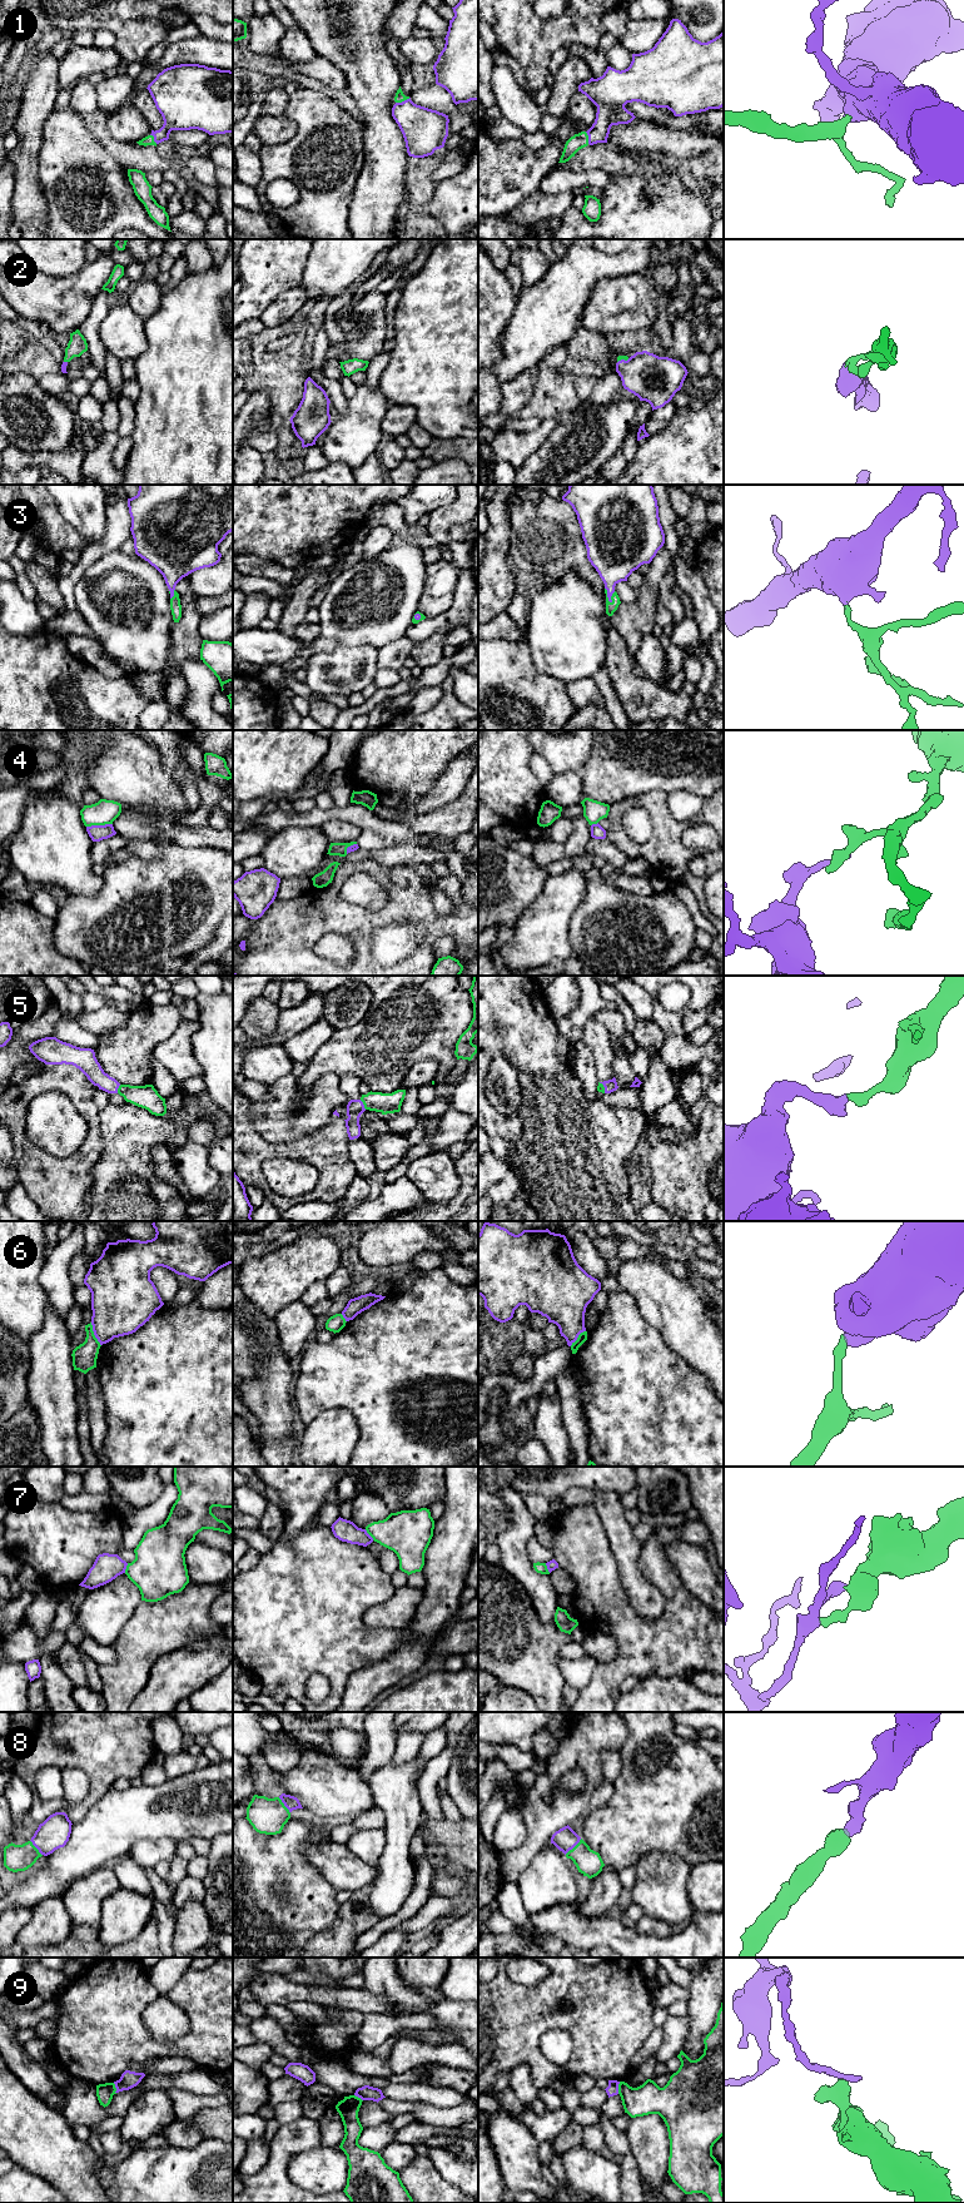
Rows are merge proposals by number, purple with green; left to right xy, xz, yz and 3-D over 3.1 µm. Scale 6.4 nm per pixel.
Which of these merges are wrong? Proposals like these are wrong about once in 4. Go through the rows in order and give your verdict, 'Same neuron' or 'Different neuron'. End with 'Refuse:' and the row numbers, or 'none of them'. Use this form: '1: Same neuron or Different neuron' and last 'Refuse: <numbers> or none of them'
1: Same neuron
2: Same neuron
3: Same neuron
4: Different neuron
5: Same neuron
6: Different neuron
7: Different neuron
8: Same neuron
9: Different neuron
Refuse: 4, 6, 7, 9

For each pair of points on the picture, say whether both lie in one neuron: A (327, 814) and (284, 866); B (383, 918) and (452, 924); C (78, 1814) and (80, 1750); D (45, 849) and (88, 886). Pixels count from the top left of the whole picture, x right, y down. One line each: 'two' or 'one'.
A: two
B: one
C: one
D: one

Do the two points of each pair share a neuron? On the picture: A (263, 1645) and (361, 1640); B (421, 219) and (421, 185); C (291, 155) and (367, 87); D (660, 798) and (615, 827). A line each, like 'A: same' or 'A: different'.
A: same
B: same
C: different
D: same

